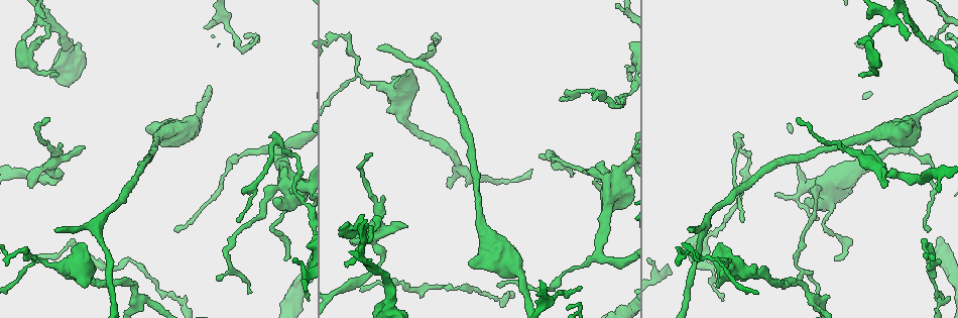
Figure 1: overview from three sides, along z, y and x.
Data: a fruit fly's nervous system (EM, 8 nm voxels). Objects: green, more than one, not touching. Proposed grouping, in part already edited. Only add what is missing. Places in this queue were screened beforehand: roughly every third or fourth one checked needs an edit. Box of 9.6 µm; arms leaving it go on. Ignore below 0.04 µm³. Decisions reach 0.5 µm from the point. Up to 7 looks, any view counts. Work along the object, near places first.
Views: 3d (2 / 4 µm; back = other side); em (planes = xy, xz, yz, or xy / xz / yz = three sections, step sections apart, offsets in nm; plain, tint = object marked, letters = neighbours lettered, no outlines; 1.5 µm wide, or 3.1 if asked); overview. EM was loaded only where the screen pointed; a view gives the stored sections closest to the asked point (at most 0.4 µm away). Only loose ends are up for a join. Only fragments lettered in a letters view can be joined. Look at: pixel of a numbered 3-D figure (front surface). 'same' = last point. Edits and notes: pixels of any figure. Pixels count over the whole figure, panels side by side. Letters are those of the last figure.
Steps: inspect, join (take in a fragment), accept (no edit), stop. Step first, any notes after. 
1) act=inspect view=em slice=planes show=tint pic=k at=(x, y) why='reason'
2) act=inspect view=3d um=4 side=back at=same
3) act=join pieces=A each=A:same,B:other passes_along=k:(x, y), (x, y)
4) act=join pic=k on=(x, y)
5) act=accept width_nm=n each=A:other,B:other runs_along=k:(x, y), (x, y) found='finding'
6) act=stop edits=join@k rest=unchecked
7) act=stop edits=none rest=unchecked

act=inspect view=3d um=2 pic=1 at=(49, 120) why='free end'

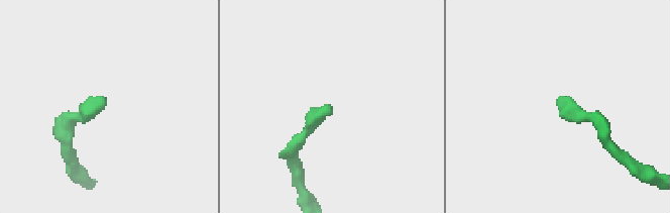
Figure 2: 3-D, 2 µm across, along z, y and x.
act=inspect view=em slice=xz step=4 show=letters pic=2 at=(559, 99) why='shape alone is not enough'

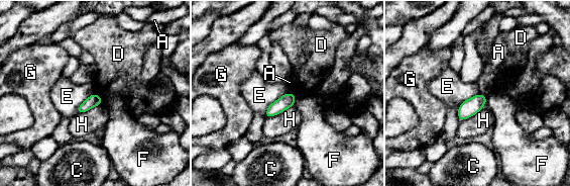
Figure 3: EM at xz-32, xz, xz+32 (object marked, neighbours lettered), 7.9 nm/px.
act=inspect view=em slice=planes show=letters at=same

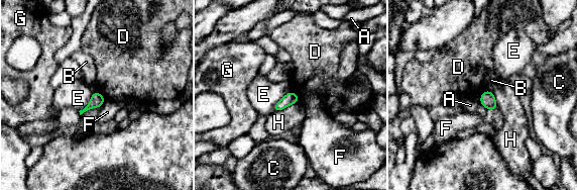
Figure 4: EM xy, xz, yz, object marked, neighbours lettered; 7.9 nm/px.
act=accept each=A:other,B:other,C:other,D:other,E:other,F:other,G:other,H:other border=4:(96, 90), (105, 99) found='no lettered fragment goes on from it'

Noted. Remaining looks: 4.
act=inspect view=em slice=planes show=letters pic=1 at=(54, 229) why='an open end'

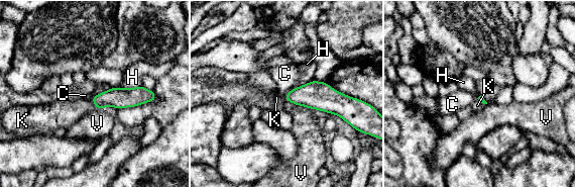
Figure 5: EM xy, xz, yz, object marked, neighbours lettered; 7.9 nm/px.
act=join pieces=K each=C:other,H:other,K:same,V:other passes_along=5:(116, 97), (94, 103), (65, 113) found='it goes on there'

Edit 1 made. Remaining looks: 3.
act=inspect view=em slice=yz step=8 show=letters pic=1 at=(377, 217) why='free end'

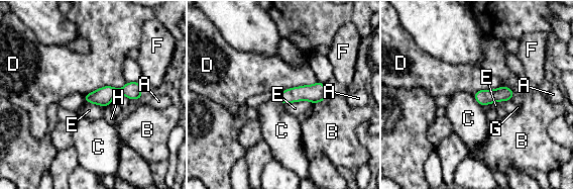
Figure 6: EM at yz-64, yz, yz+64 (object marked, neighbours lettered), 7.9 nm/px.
act=inspect view=em slice=planes show=letters at=same

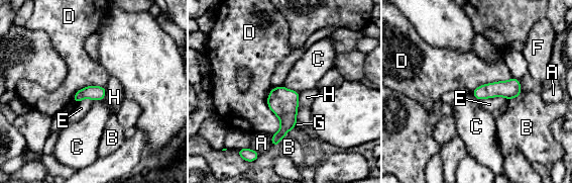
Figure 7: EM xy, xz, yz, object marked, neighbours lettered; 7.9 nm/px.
act=accept each=A:other,B:other,C:other,D:other,E:other,F:other,G:other,H:other border=7:(282, 86), (299, 92) found='no lettered fragment goes on from it'

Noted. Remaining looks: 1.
act=stop edits=join@5 rest=unchecked

